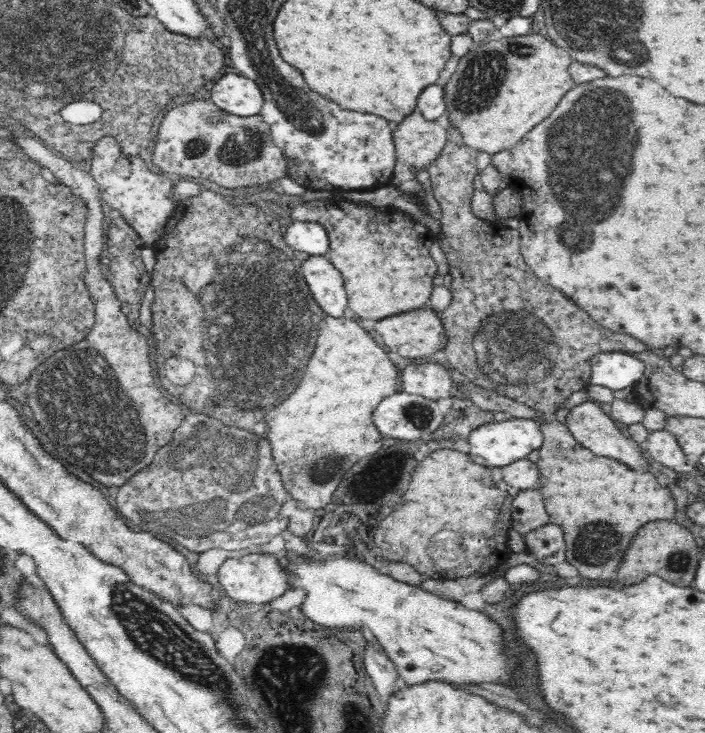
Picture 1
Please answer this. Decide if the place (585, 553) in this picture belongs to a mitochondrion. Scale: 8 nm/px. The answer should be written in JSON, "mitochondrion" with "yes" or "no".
{"mitochondrion":"yes"}

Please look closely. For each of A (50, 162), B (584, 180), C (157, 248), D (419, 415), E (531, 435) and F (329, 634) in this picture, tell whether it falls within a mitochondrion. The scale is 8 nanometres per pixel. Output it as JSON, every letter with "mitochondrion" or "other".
{"A":"other","B":"mitochondrion","C":"other","D":"mitochondrion","E":"other","F":"other"}

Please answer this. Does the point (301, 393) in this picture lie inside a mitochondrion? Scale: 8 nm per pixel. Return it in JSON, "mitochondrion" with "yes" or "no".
{"mitochondrion":"yes"}

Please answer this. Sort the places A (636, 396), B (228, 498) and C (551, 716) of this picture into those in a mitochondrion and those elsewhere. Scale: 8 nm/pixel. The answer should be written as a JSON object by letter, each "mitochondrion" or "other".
{"A":"other","B":"mitochondrion","C":"other"}

